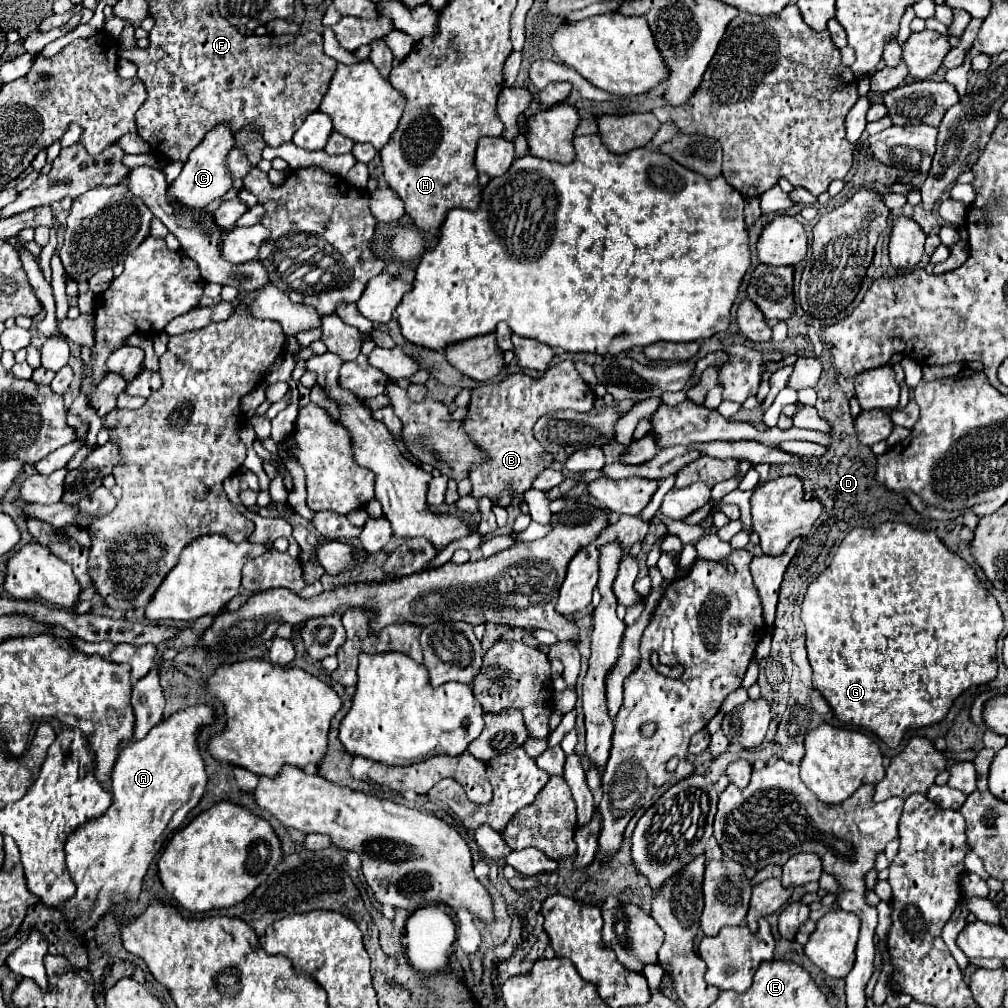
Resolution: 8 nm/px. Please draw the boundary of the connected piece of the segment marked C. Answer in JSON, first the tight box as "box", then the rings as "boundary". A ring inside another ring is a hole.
{"box":[167,123,235,209],"boundary":[[[225,123],[213,127],[205,135],[201,145],[197,145],[197,149],[191,151],[181,175],[171,183],[171,187],[167,191],[169,199],[173,203],[179,203],[181,207],[201,209],[201,207],[207,207],[215,197],[225,195],[233,187],[233,179],[229,177],[229,169],[225,169],[227,155],[233,147],[235,147],[235,133]]]}

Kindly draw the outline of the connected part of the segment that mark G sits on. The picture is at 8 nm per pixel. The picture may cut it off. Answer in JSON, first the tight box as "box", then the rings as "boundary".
{"box":[801,523,1003,747],"boundary":[[[883,523],[877,529],[853,529],[841,541],[831,565],[809,585],[803,607],[801,619],[805,623],[807,635],[807,651],[809,663],[813,667],[813,687],[823,693],[827,703],[831,705],[835,717],[847,725],[857,725],[873,731],[881,741],[889,747],[897,747],[903,735],[909,729],[929,727],[945,719],[953,701],[967,691],[971,685],[987,685],[997,677],[997,663],[995,661],[995,643],[1003,631],[1003,615],[997,605],[997,600],[988,592],[983,583],[977,579],[973,567],[963,561],[959,555],[951,553],[935,533],[919,531],[905,523]]]}

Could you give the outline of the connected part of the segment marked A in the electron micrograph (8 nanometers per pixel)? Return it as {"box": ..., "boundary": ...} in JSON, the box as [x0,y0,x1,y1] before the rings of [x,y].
{"box":[63,705,215,933],"boundary":[[[191,705],[183,707],[171,717],[163,719],[157,727],[153,727],[147,737],[141,741],[133,741],[125,745],[117,757],[117,763],[111,771],[111,787],[113,787],[113,803],[107,813],[95,821],[87,821],[81,825],[73,835],[69,835],[65,853],[67,853],[67,871],[77,885],[77,893],[63,905],[63,917],[69,921],[71,929],[77,933],[85,933],[95,927],[95,923],[103,917],[103,913],[115,903],[115,897],[137,899],[141,893],[143,877],[159,853],[163,843],[173,835],[181,823],[185,821],[187,813],[197,807],[205,793],[207,773],[205,763],[197,745],[199,731],[215,723],[215,707],[213,705]]]}

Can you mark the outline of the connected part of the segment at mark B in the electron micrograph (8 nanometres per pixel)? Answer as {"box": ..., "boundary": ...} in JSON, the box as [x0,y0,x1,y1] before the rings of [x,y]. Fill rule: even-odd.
{"box":[463,361,595,497],"boundary":[[[573,361],[557,363],[555,367],[547,369],[539,379],[533,379],[525,373],[517,373],[517,375],[507,377],[501,383],[485,383],[485,385],[473,389],[469,413],[463,421],[463,425],[465,425],[467,435],[489,455],[489,461],[481,463],[481,465],[473,465],[473,469],[469,473],[469,481],[473,483],[471,495],[475,495],[475,497],[497,497],[501,493],[501,489],[505,489],[505,487],[511,487],[515,491],[515,495],[523,495],[527,489],[531,489],[533,477],[537,477],[537,473],[541,473],[543,469],[551,467],[551,463],[555,461],[555,457],[541,443],[537,443],[537,439],[533,437],[535,421],[541,415],[545,415],[549,411],[557,411],[557,409],[589,411],[593,407],[593,401],[595,401],[593,389],[581,379]]]}

